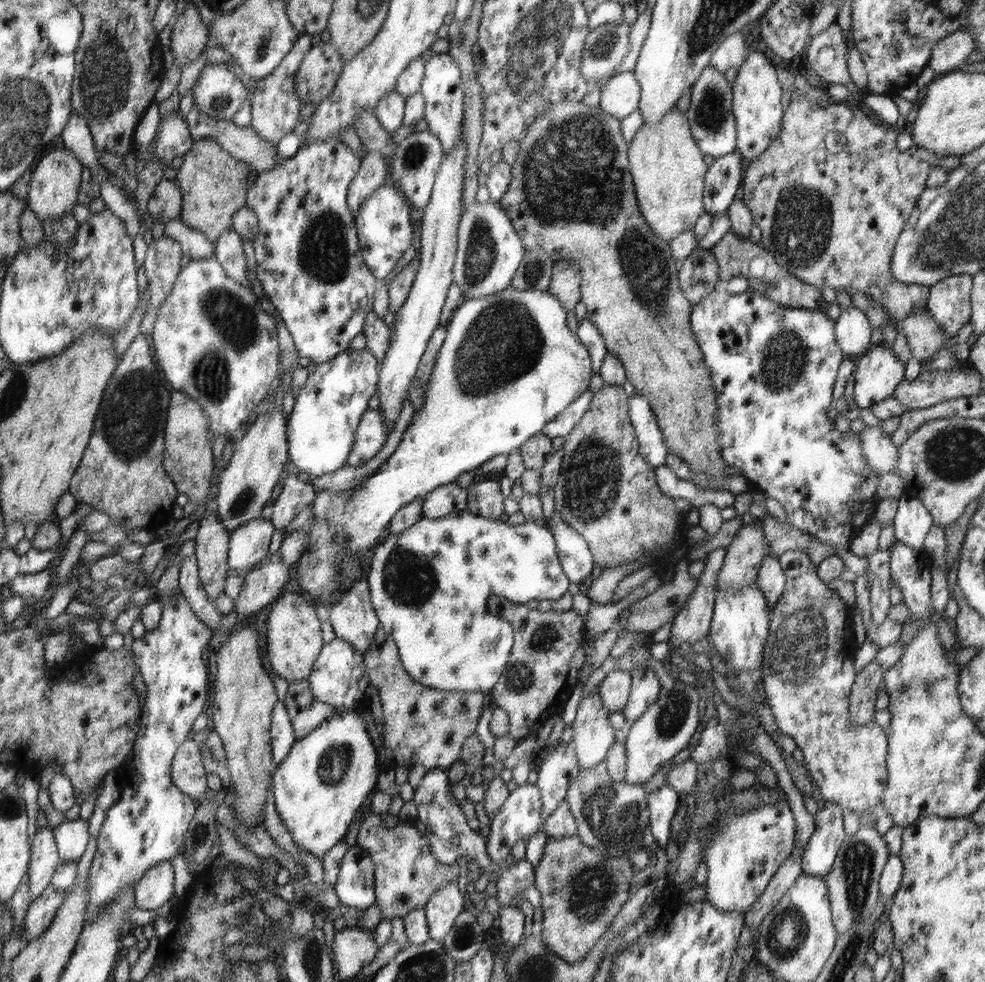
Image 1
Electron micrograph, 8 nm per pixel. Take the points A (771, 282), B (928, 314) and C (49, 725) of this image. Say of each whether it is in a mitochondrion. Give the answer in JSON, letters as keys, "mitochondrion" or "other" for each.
{"A":"mitochondrion","B":"other","C":"other"}

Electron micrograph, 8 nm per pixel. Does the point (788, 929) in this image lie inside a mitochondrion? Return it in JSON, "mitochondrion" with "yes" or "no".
{"mitochondrion":"yes"}

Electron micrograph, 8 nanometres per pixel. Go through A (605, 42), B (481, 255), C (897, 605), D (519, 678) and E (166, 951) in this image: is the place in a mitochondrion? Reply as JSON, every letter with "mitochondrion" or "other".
{"A":"mitochondrion","B":"mitochondrion","C":"other","D":"mitochondrion","E":"other"}

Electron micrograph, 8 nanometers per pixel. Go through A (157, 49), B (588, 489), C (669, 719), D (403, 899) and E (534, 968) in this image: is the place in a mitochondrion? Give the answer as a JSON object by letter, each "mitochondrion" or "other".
{"A":"other","B":"mitochondrion","C":"mitochondrion","D":"other","E":"mitochondrion"}

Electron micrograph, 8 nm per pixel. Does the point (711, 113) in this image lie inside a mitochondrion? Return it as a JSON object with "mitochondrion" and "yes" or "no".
{"mitochondrion":"yes"}

